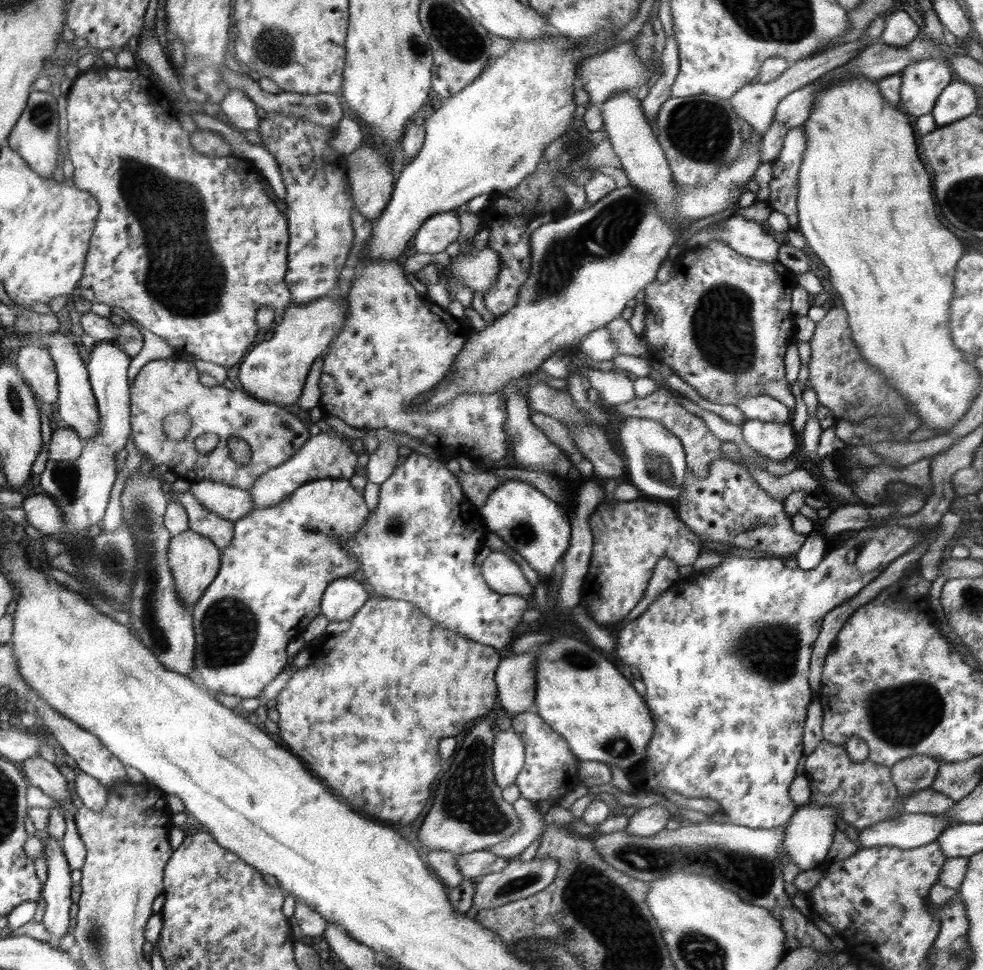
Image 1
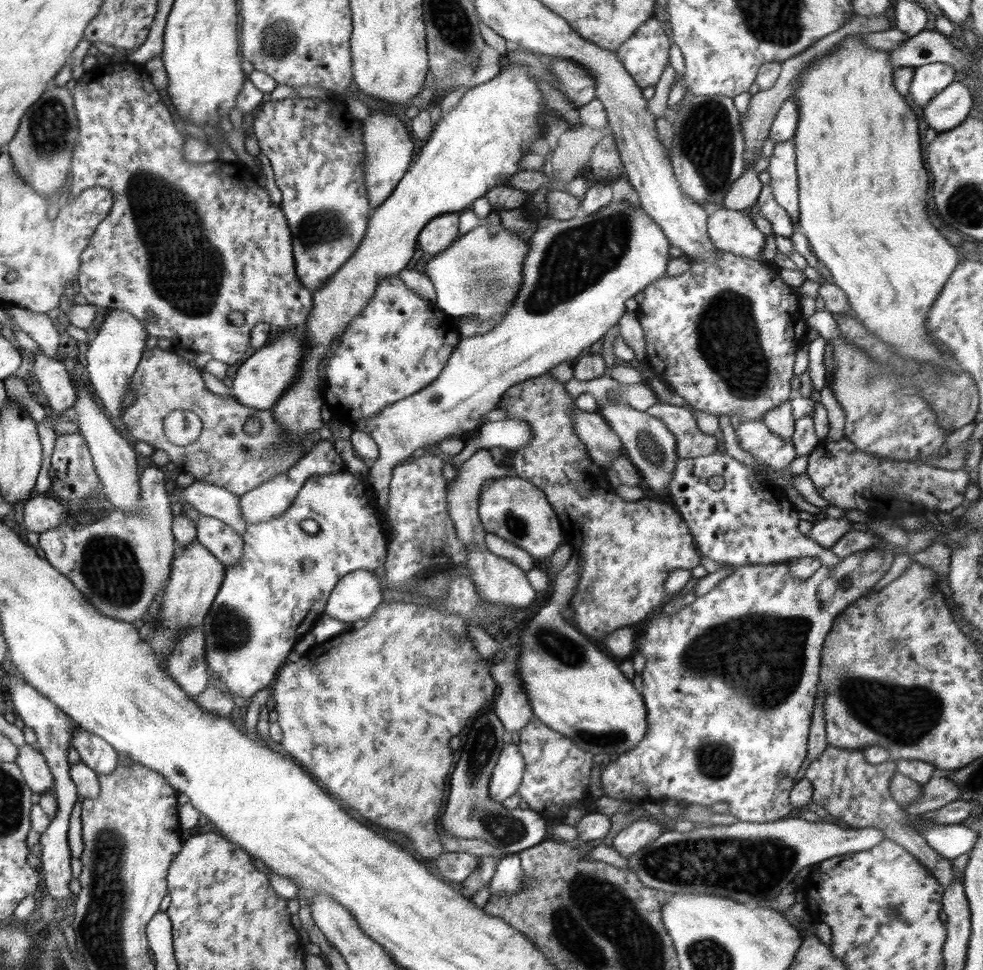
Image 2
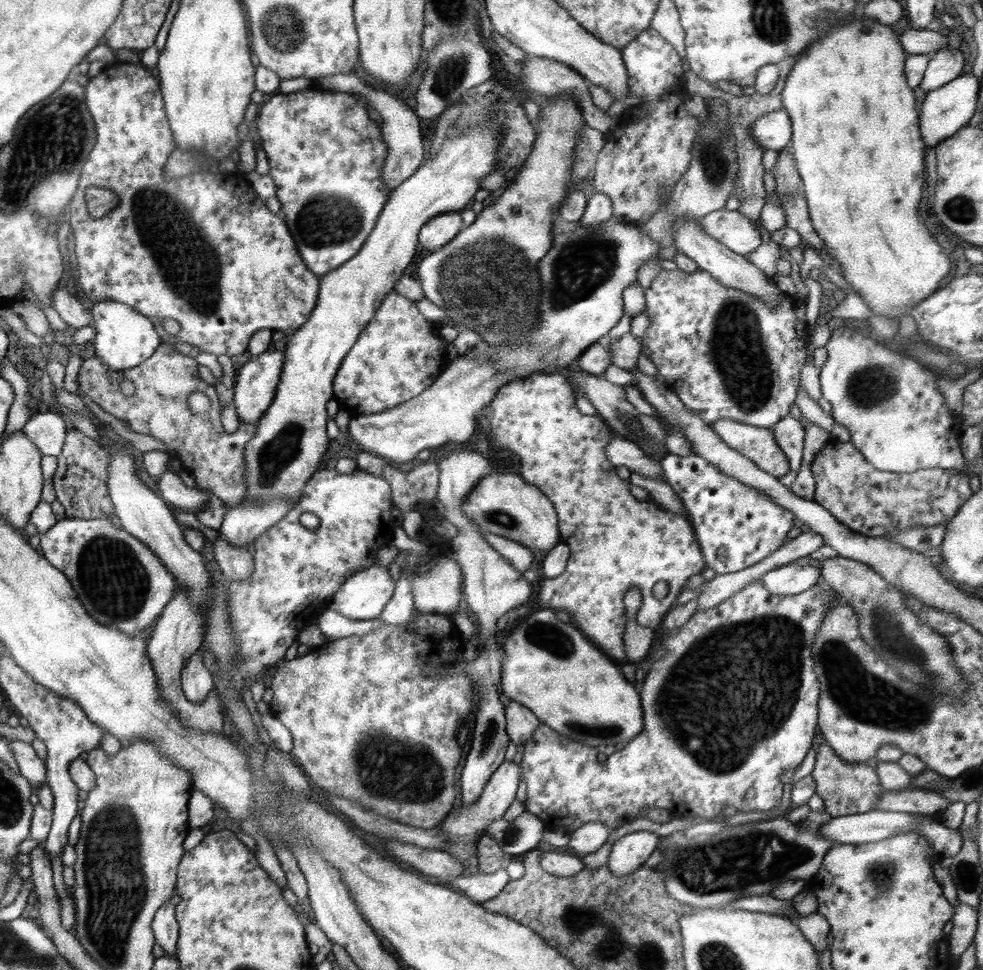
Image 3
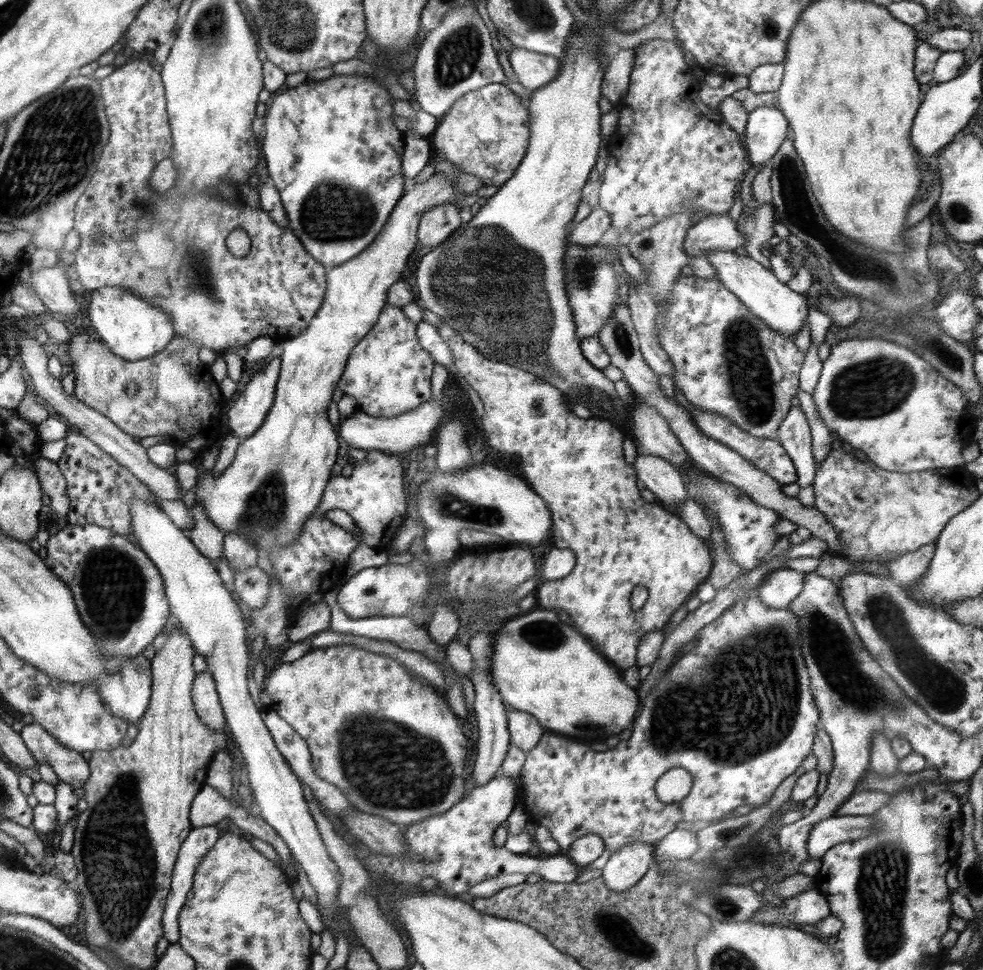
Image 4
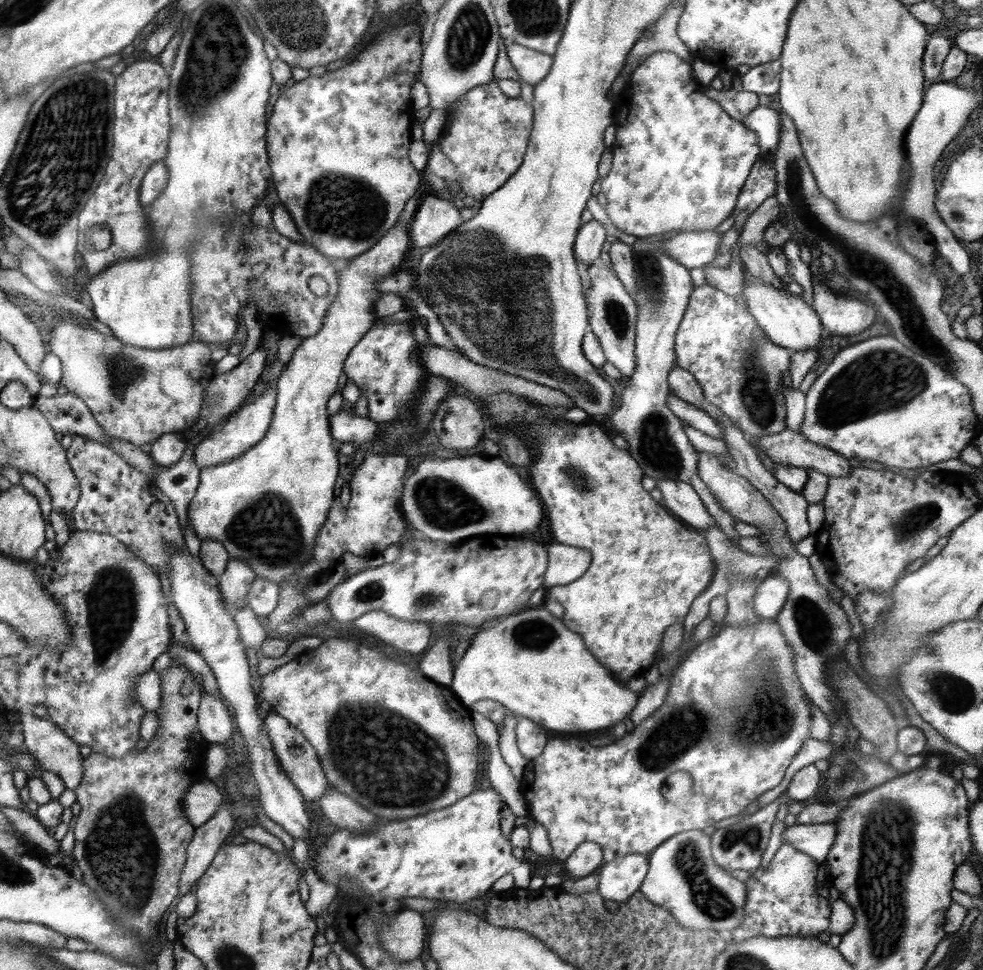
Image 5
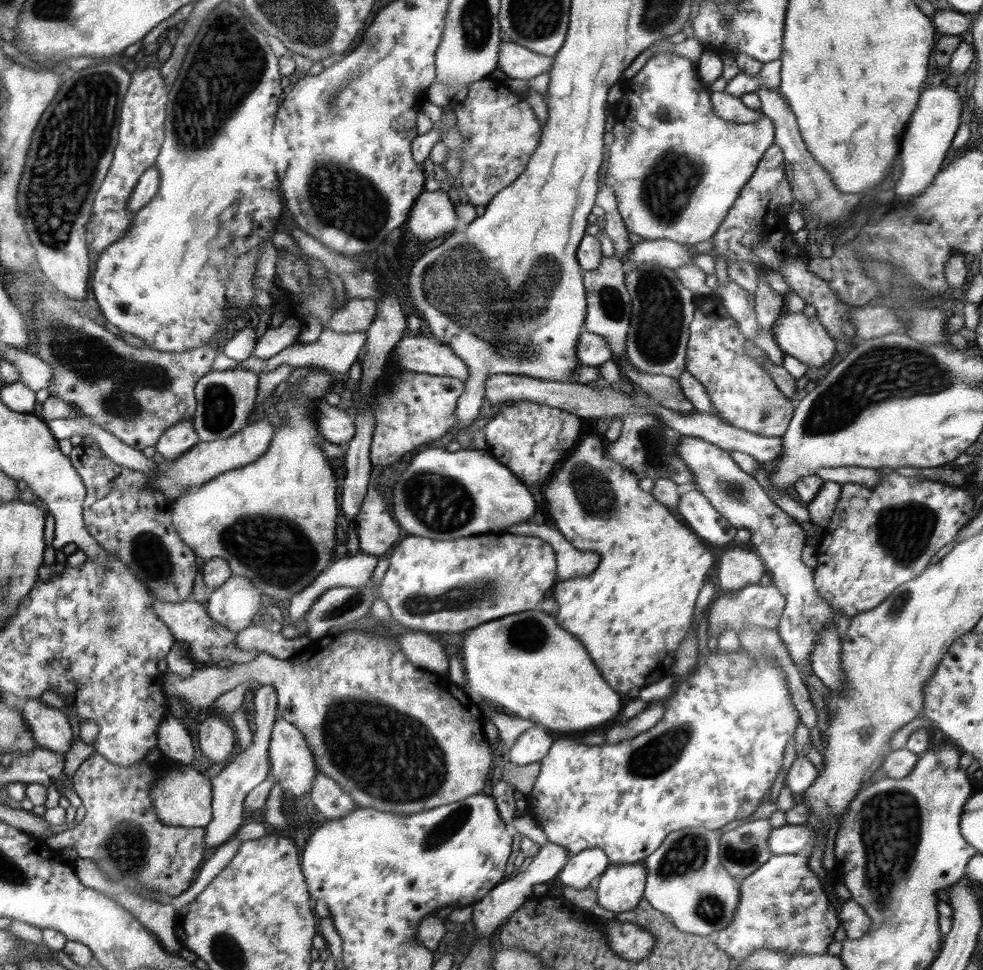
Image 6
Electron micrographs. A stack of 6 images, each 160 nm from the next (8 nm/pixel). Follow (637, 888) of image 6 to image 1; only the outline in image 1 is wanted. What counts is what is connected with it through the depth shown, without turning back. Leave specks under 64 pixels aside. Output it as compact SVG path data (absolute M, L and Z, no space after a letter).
M661 805L638 809L629 818L624 831L635 836L653 836L667 826L671 817L672 815L668 810Z

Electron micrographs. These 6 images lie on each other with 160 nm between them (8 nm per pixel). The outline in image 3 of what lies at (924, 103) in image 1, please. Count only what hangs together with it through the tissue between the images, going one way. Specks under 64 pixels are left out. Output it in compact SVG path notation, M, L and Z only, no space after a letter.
M954 43L931 55L919 86L926 92L936 90L958 78L962 70L964 70L964 55Z

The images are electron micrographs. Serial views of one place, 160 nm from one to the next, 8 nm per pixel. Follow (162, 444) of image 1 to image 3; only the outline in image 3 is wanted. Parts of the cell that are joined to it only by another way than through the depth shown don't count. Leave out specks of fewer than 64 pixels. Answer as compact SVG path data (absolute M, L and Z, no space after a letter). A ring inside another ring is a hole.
M162 342L148 360L125 371L109 369L93 354L92 357L84 359L79 368L78 390L80 393L89 396L102 410L124 421L134 432L153 436L160 442L167 444L176 452L176 463L182 470L187 471L194 477L197 487L205 491L210 490L226 504L227 508L230 508L241 504L247 491L244 451L246 443L255 435L257 424L240 421L234 433L227 433L222 427L220 418L218 418L218 426L216 426L216 408L218 408L218 416L220 416L222 401L218 399L215 386L211 386L201 379L198 374L198 365L195 358L182 354L170 343ZM127 380L132 382L135 387L134 395L130 397L124 396L120 387L120 384ZM192 392L202 392L210 398L210 412L201 413L202 418L198 413L194 414L188 408L188 397Z

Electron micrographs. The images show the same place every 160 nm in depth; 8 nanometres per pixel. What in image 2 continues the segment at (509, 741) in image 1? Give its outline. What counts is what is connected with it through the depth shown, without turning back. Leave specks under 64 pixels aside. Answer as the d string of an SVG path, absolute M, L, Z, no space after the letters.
M504 744L496 767L489 780L490 797L504 803L506 798L517 794L524 774L524 758L516 744Z

